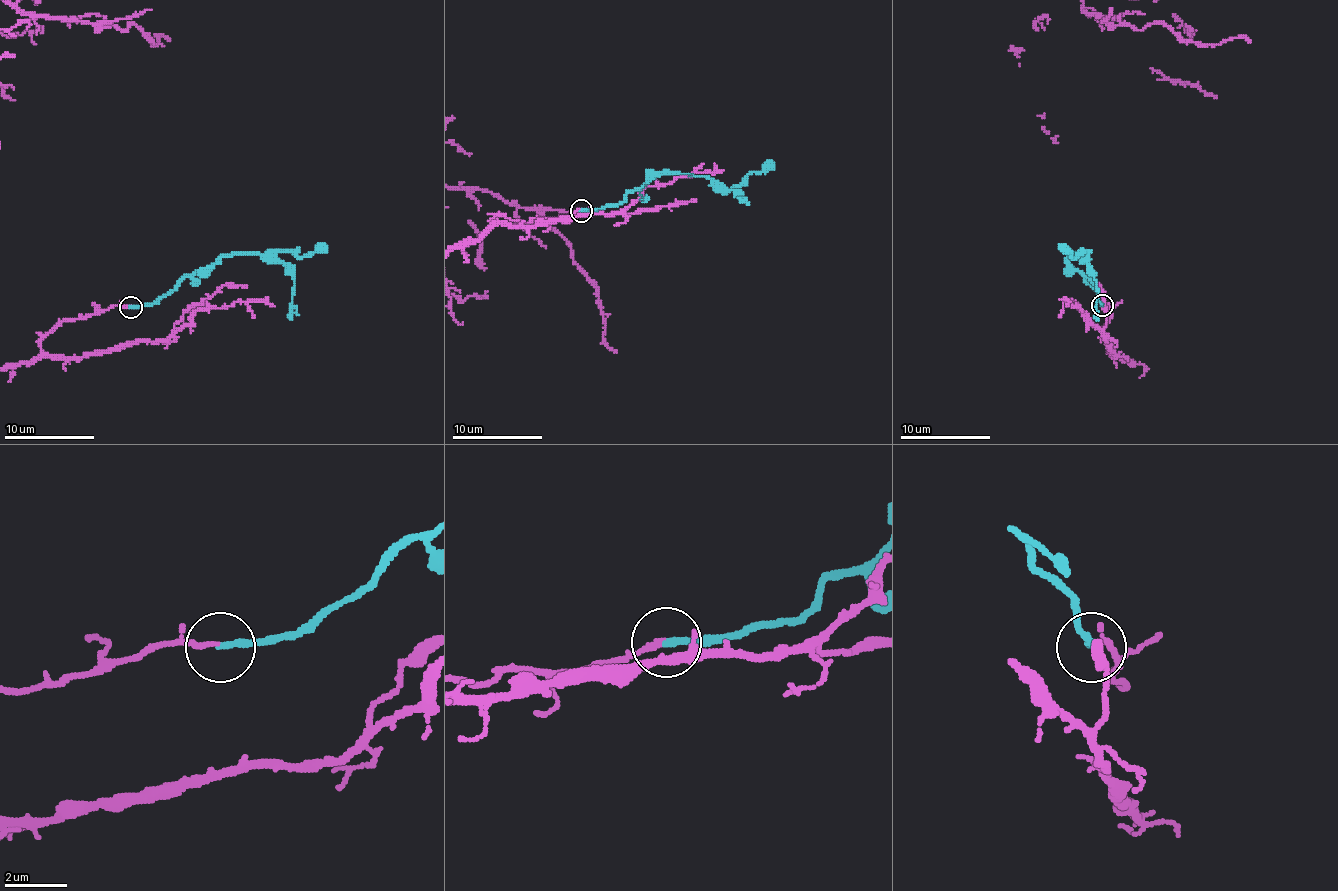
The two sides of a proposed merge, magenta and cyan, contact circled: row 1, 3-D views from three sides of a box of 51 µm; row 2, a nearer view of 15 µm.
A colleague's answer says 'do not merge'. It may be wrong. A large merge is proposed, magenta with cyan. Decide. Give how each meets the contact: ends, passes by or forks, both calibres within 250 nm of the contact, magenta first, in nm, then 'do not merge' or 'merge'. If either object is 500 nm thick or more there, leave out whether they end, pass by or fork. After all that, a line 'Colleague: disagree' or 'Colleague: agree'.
magenta ends | cyan ends | 160/240 nm | do not merge
Colleague: agree

